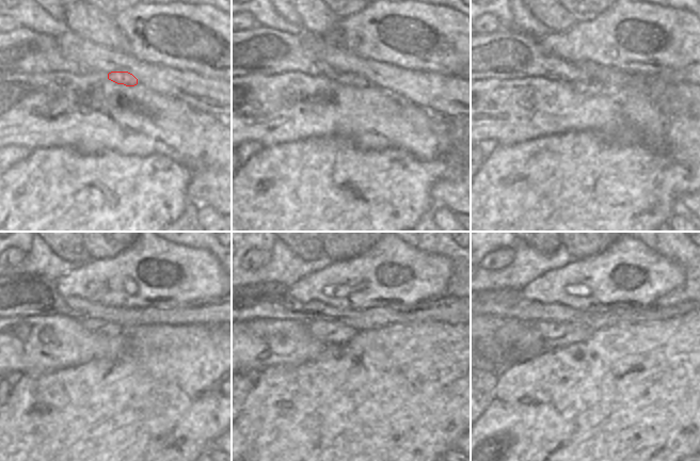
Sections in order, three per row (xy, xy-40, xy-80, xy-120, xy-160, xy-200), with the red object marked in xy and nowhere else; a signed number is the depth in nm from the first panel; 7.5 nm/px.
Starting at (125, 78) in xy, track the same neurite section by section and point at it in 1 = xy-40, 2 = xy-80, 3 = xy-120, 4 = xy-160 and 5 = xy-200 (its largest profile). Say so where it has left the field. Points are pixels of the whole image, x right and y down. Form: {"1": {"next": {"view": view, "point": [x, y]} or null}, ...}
{"1": {"next": {"view": "xy-40", "point": [350, 79]}}, "2": {"next": {"view": "xy-80", "point": [586, 89]}}, "3": {"next": {"view": "xy-120", "point": [102, 329]}}, "4": {"next": {"view": "xy-160", "point": [328, 333]}}, "5": {"next": {"view": "xy-200", "point": [556, 335]}}}

